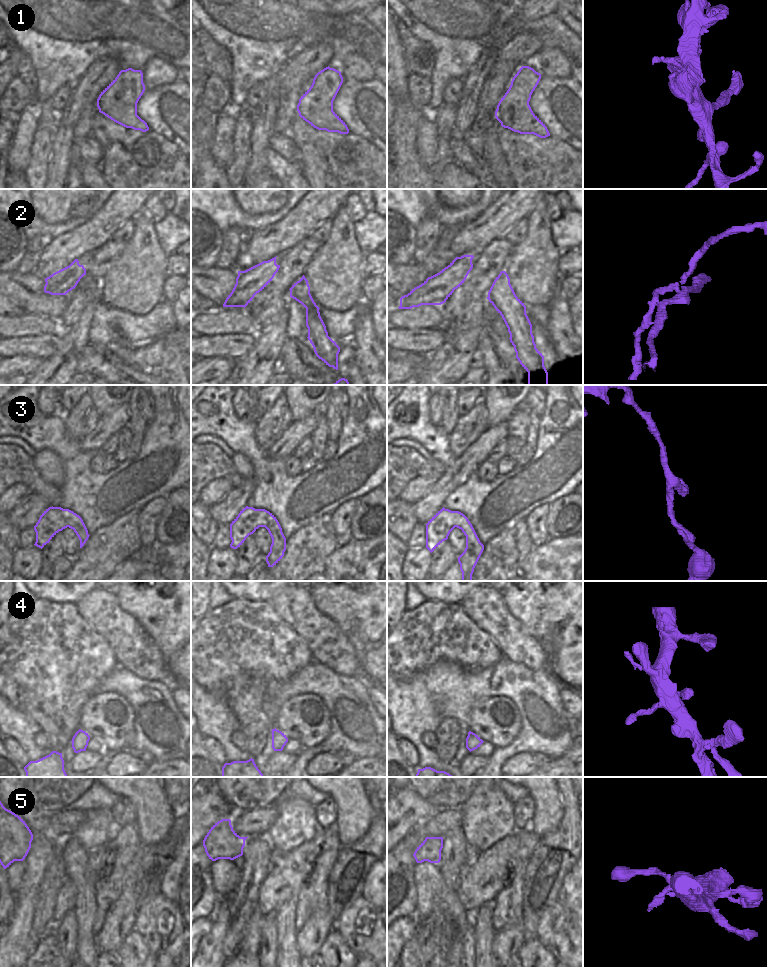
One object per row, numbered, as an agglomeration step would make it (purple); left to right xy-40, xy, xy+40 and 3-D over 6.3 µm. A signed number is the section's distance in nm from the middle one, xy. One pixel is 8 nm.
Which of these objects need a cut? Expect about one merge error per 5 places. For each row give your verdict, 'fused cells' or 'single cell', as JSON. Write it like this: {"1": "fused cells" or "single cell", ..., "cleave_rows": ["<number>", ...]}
{"1": "single cell", "2": "fused cells", "3": "single cell", "4": "single cell", "5": "single cell", "cleave_rows": ["2"]}

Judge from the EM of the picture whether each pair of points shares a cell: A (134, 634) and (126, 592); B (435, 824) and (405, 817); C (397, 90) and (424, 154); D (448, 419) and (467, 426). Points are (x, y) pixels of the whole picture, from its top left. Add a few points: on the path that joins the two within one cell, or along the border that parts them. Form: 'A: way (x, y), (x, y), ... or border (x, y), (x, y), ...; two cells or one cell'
A: border (116, 596), (118, 605), (146, 632); two cells
B: border (441, 809), (405, 835); two cells
C: border (424, 115), (417, 127), (415, 141), (419, 160); two cells
D: border (460, 415), (454, 429), (449, 434); two cells

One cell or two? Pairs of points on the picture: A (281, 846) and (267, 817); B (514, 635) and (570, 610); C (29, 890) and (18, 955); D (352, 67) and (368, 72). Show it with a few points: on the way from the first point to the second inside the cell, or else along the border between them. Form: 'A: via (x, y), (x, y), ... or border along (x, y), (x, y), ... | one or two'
A: border along (276, 808), (276, 819), (266, 836) | two
B: border along (510, 613), (535, 638), (541, 648) | two
C: via (25, 906), (19, 925), (18, 939) | one
D: via (356, 67), (364, 71) | one

